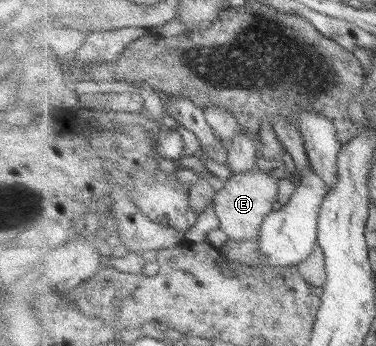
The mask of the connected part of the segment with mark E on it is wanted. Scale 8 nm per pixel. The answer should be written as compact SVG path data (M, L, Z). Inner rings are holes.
M251 170L245 174L234 174L224 182L224 187L214 196L214 210L219 218L219 229L233 240L250 240L260 238L263 221L277 207L279 180L267 171Z

